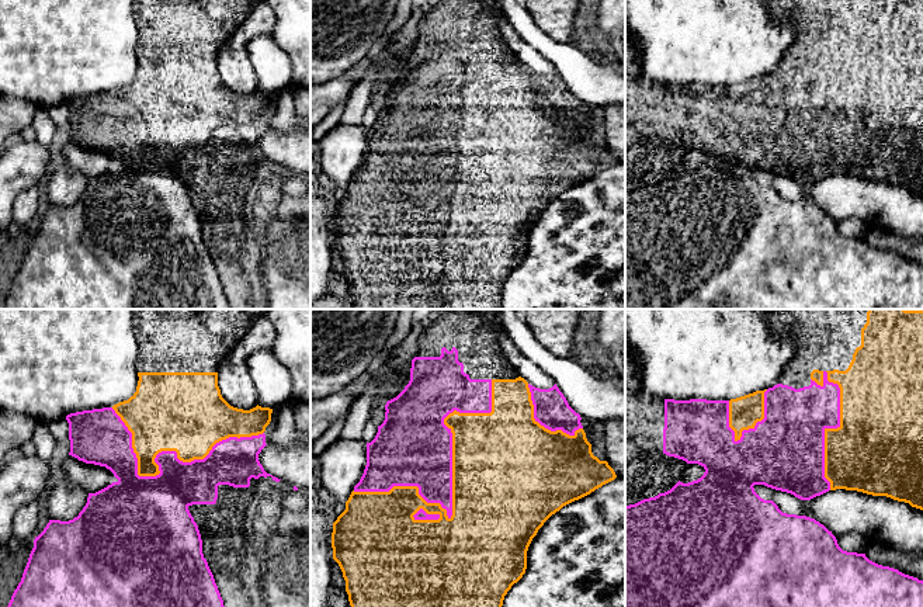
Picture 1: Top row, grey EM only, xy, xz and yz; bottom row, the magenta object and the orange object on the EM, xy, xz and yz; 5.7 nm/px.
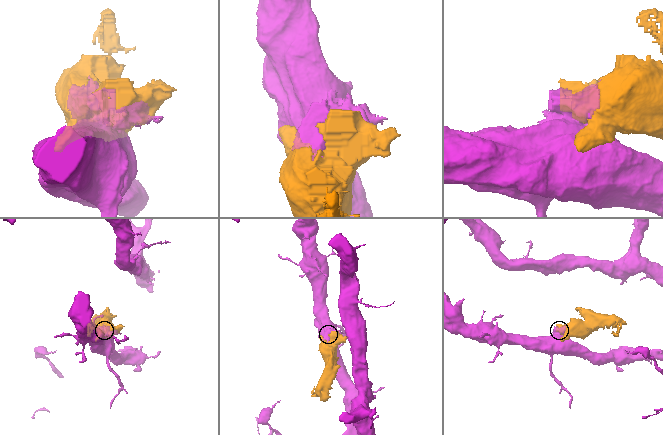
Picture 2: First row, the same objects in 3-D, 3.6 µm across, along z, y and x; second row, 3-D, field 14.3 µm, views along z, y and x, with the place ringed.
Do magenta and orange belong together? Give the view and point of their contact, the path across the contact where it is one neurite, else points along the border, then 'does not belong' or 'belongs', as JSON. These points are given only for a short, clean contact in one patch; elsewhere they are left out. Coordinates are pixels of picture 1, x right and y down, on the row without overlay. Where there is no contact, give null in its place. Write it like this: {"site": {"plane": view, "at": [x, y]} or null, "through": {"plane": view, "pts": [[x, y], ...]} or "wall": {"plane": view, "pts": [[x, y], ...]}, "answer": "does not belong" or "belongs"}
{"site": {"plane": "xz", "at": [451, 166]}, "answer": "does not belong"}

